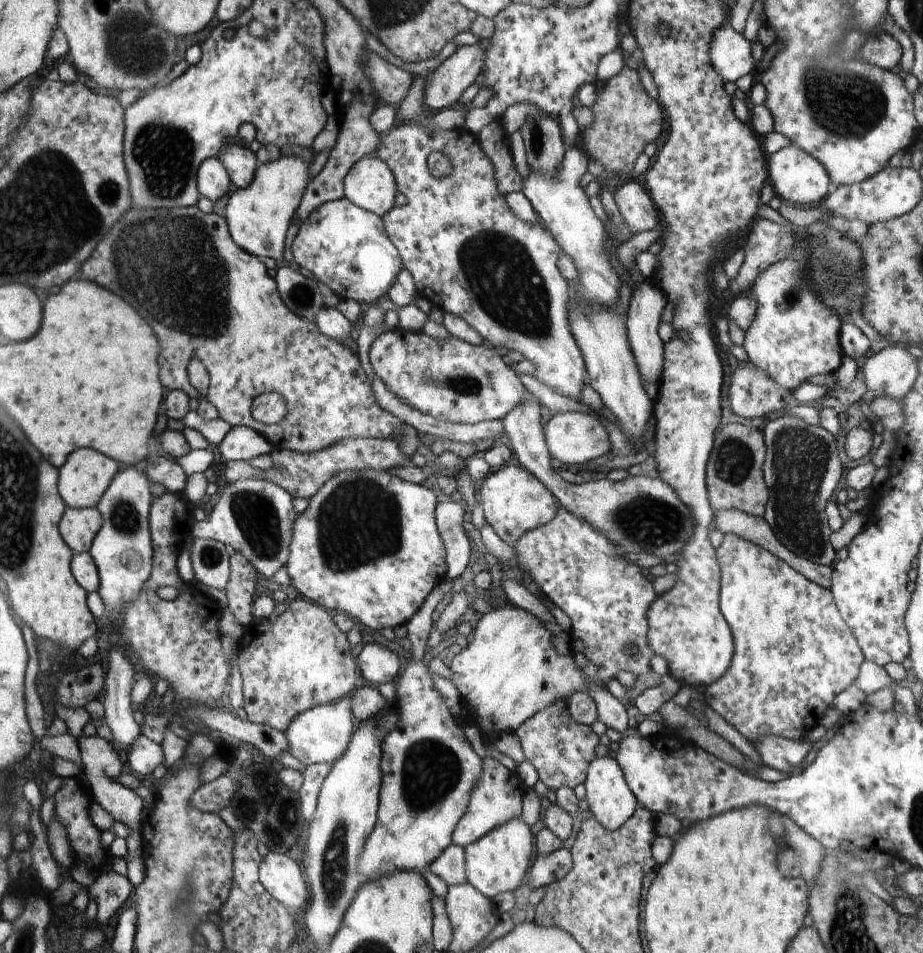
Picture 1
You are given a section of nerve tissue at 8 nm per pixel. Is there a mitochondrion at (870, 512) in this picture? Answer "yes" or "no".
no

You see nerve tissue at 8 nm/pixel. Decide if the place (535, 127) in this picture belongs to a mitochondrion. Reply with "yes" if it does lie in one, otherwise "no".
yes

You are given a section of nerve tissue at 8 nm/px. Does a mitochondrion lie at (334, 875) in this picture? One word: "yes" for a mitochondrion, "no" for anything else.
yes

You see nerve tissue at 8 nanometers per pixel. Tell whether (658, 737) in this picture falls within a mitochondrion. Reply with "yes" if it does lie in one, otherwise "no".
no

